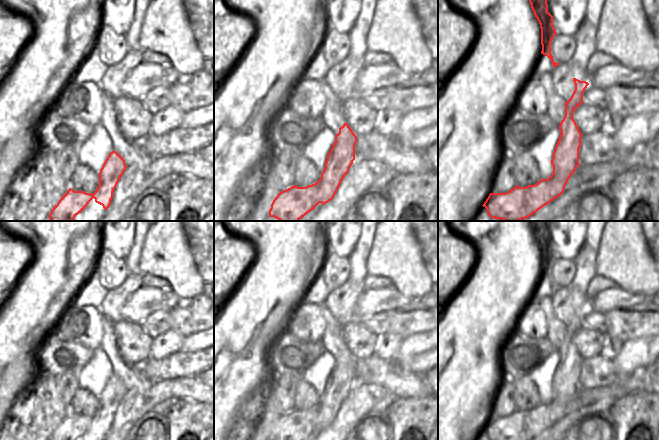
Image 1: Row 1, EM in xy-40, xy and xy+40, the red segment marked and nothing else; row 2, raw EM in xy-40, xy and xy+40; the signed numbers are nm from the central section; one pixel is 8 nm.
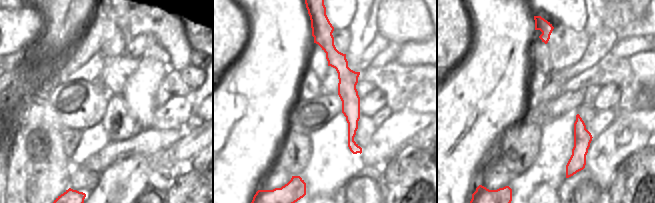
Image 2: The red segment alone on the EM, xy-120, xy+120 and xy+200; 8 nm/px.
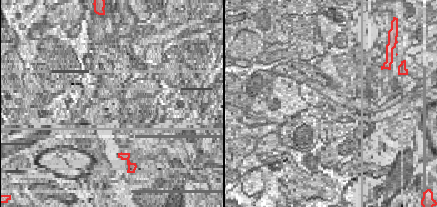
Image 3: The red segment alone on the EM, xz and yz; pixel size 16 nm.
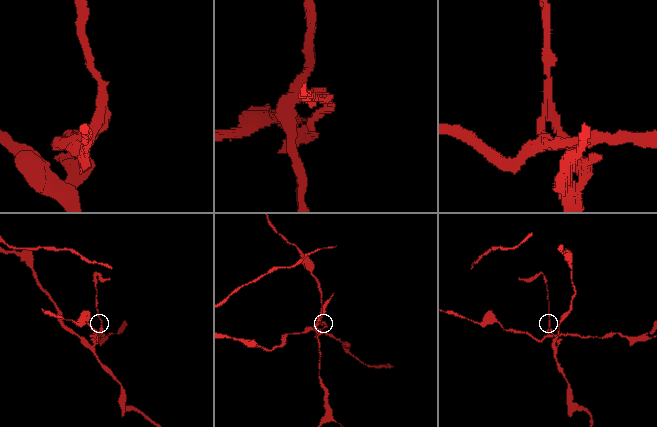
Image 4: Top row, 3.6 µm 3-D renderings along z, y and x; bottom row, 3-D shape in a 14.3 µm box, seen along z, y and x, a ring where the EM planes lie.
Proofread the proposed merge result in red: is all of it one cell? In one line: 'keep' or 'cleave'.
cleave

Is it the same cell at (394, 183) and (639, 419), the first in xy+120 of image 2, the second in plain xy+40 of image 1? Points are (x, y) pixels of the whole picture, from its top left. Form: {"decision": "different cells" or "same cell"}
{"decision": "same cell"}

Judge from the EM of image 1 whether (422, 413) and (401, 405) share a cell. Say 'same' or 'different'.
same

